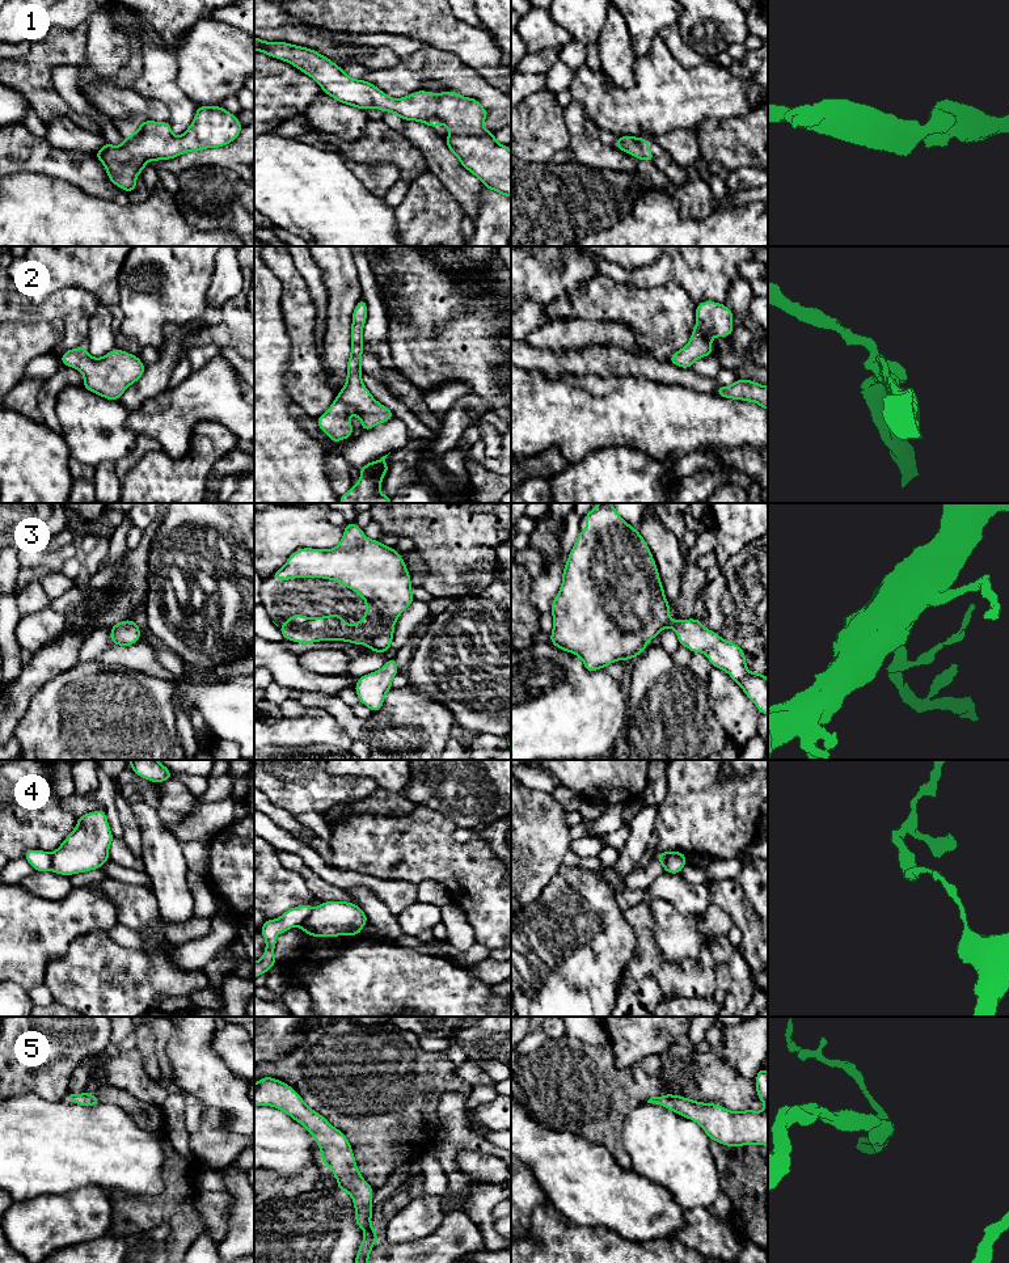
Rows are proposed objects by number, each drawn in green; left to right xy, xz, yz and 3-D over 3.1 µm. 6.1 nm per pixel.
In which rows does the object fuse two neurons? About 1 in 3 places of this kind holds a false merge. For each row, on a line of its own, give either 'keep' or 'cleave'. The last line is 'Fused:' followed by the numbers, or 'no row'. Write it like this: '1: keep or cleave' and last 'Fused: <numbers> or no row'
1: keep
2: keep
3: keep
4: cleave
5: keep
Fused: 4

